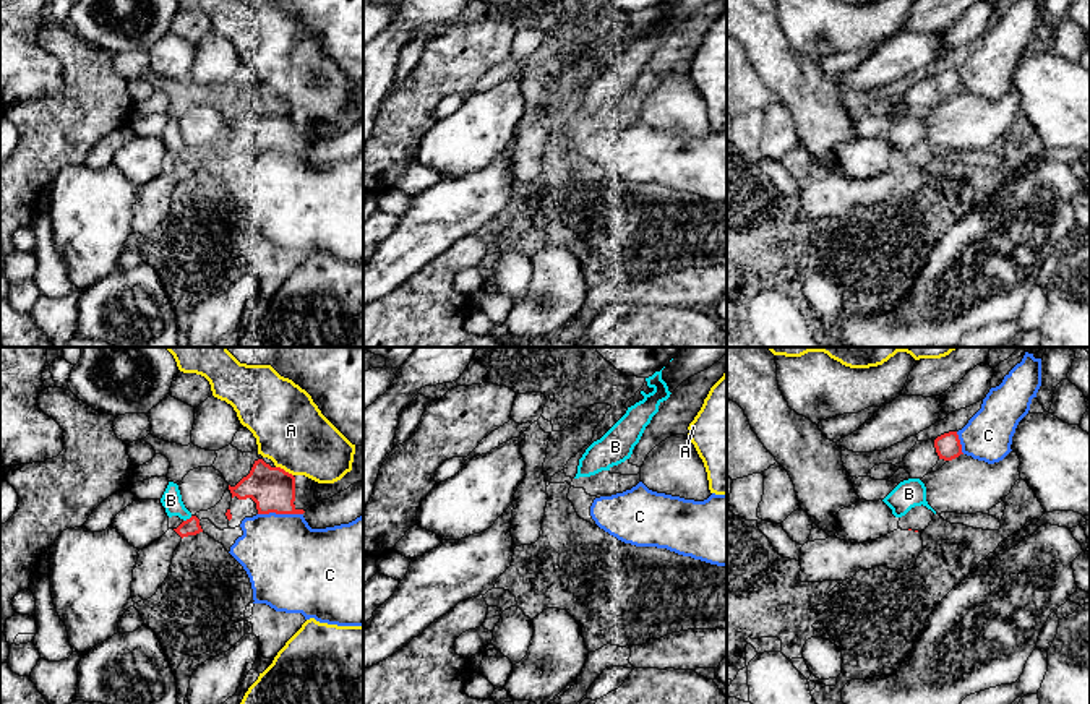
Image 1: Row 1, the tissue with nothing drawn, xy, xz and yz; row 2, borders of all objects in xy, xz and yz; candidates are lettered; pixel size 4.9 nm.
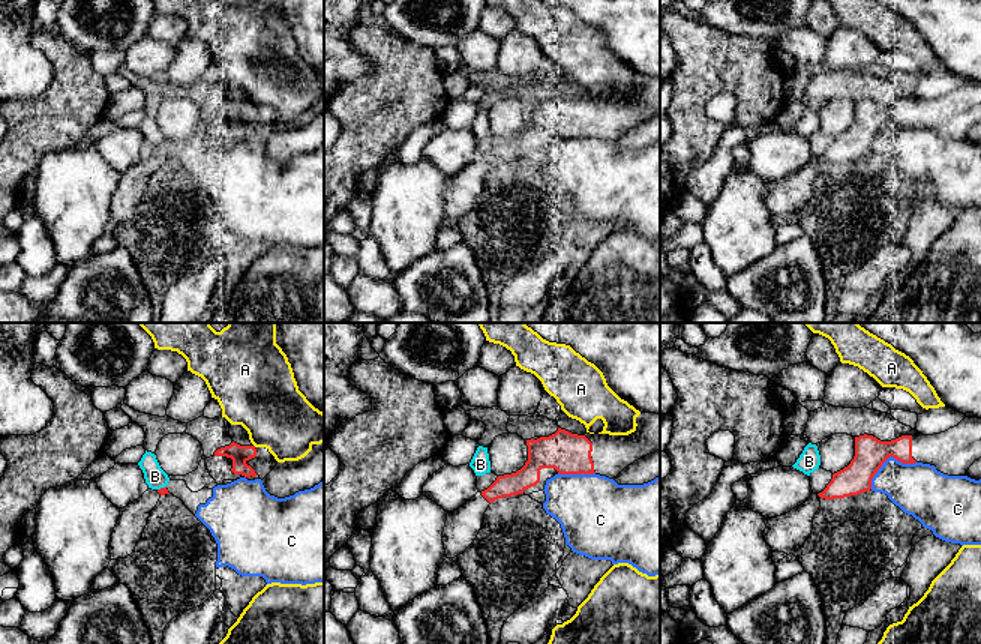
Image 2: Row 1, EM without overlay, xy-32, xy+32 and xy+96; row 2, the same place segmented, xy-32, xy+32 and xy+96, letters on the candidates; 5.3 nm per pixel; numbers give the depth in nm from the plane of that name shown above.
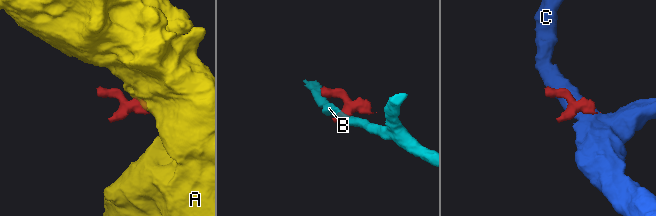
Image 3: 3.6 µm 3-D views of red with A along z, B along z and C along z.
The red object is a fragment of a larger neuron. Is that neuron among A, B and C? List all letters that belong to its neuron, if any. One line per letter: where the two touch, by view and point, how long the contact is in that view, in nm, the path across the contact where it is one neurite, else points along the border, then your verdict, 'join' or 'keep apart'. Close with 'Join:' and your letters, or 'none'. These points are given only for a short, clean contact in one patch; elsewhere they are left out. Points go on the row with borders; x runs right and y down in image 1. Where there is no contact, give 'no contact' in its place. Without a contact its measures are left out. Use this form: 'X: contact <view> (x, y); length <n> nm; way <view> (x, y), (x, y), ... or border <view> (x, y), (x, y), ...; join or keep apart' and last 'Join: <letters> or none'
A: contact xy (283, 469); length 100 nm; border xy (276, 466), (292, 476); keep apart
B: contact xy (187, 519); length 50 nm; border xy (192, 516), (184, 521); keep apart
C: contact xy (279, 513); length 220 nm; keep apart
Join: none

